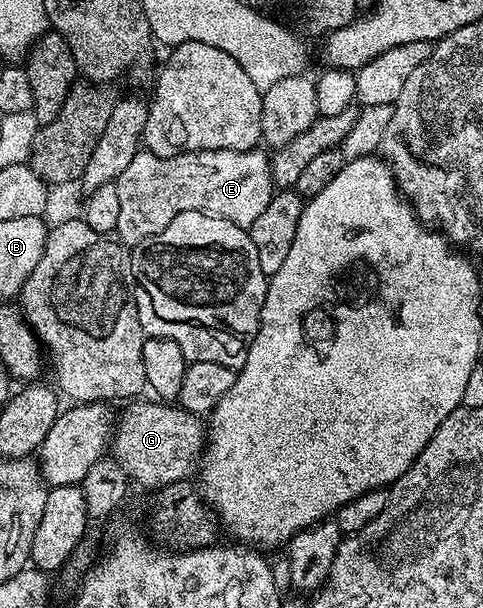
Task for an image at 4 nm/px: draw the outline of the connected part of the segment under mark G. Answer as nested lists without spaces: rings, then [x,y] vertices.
[[[148,400],[133,403],[138,405],[131,406],[125,418],[116,422],[111,453],[134,486],[142,485],[156,491],[165,485],[186,480],[189,472],[198,468],[207,444],[207,425],[198,414],[188,413],[176,404]]]

